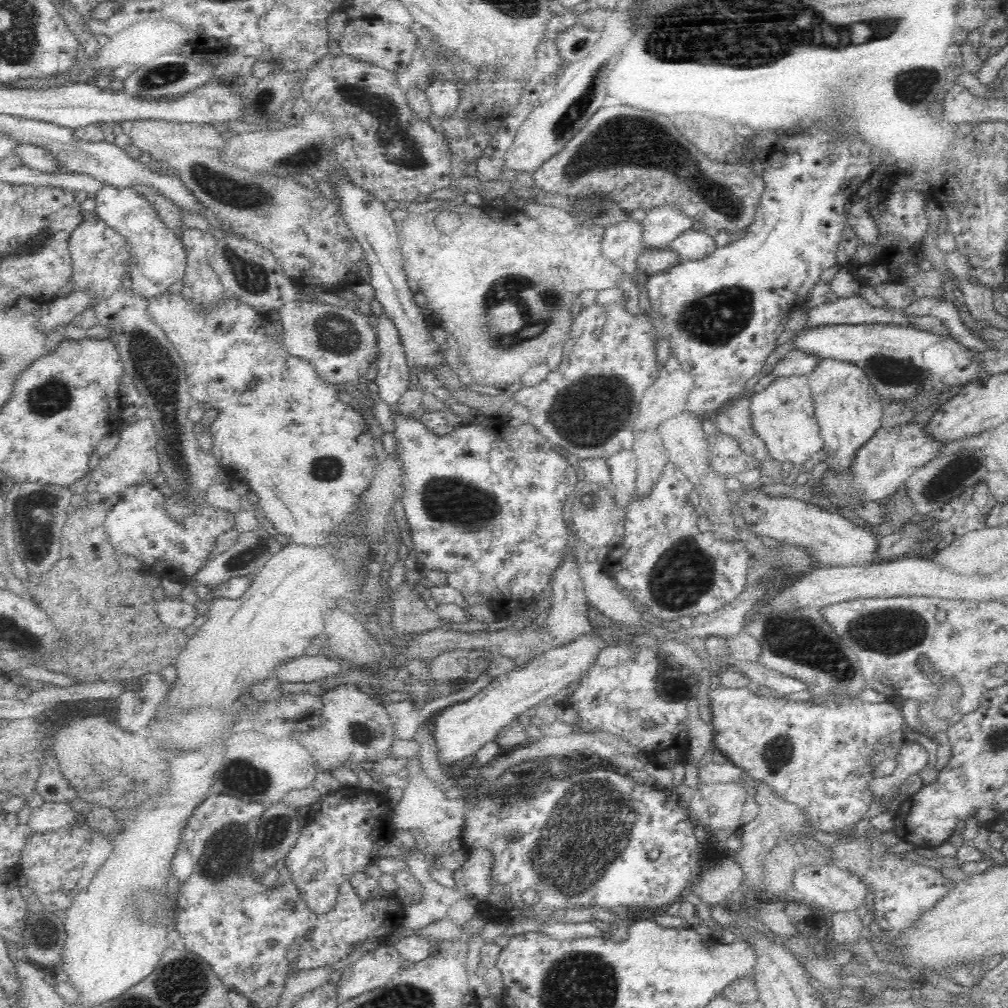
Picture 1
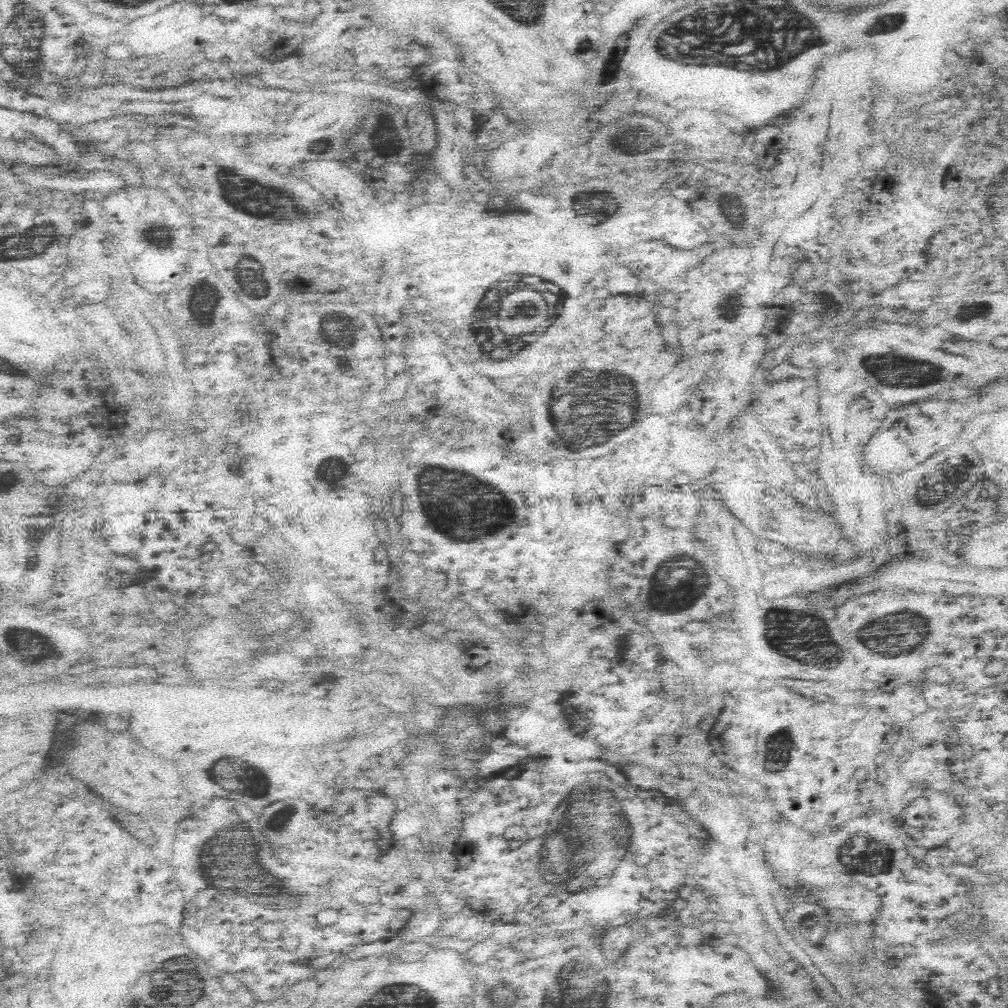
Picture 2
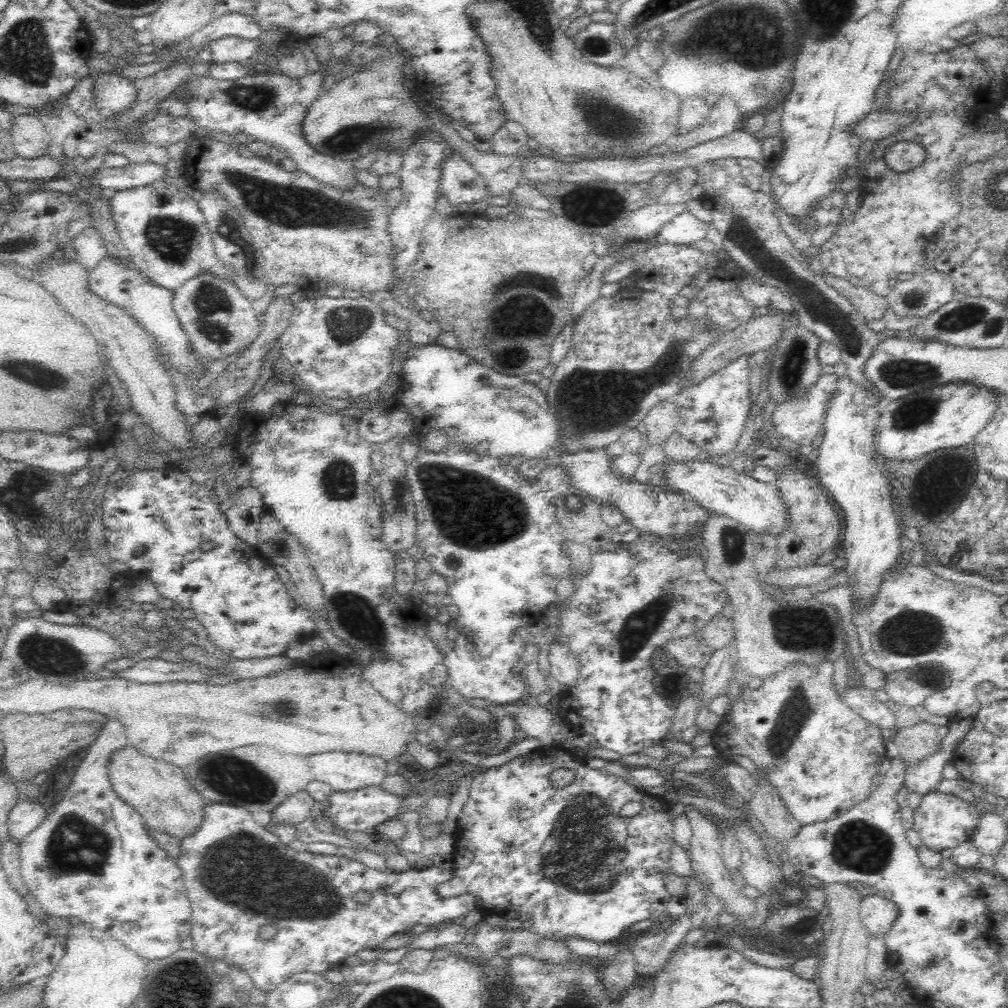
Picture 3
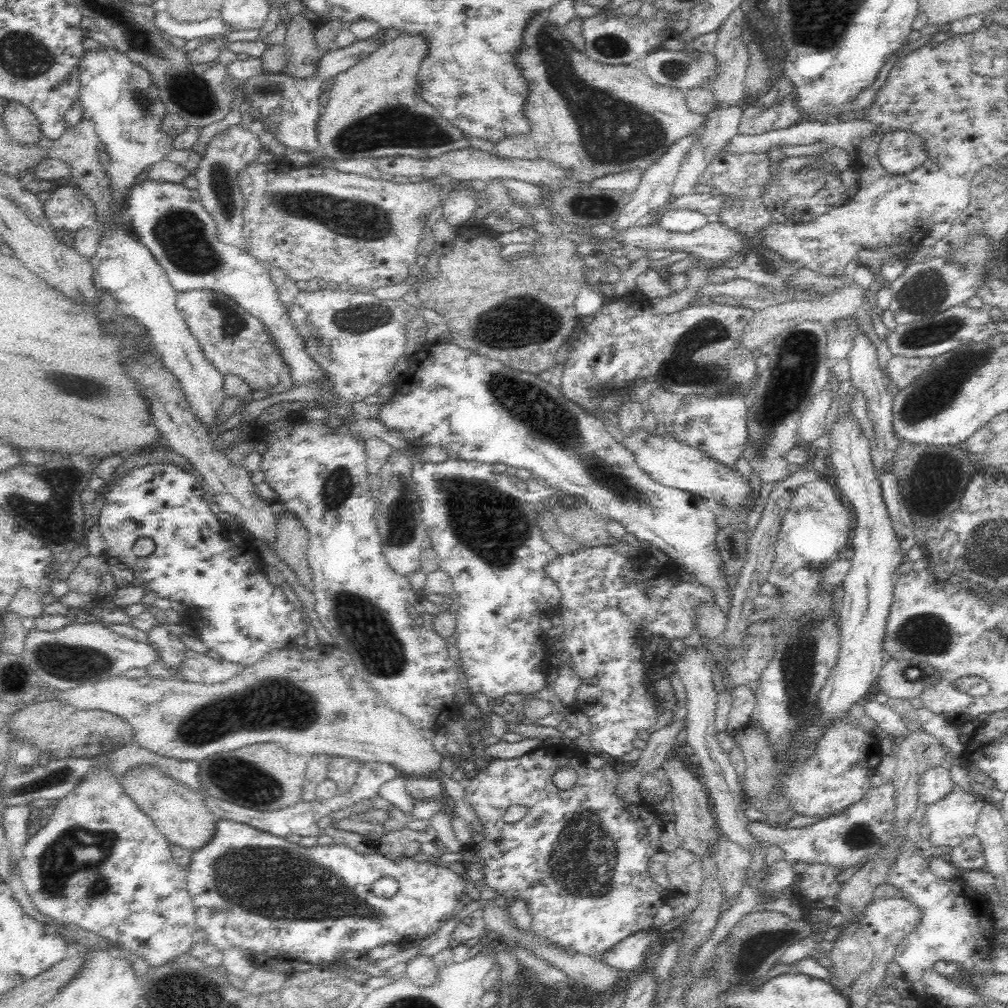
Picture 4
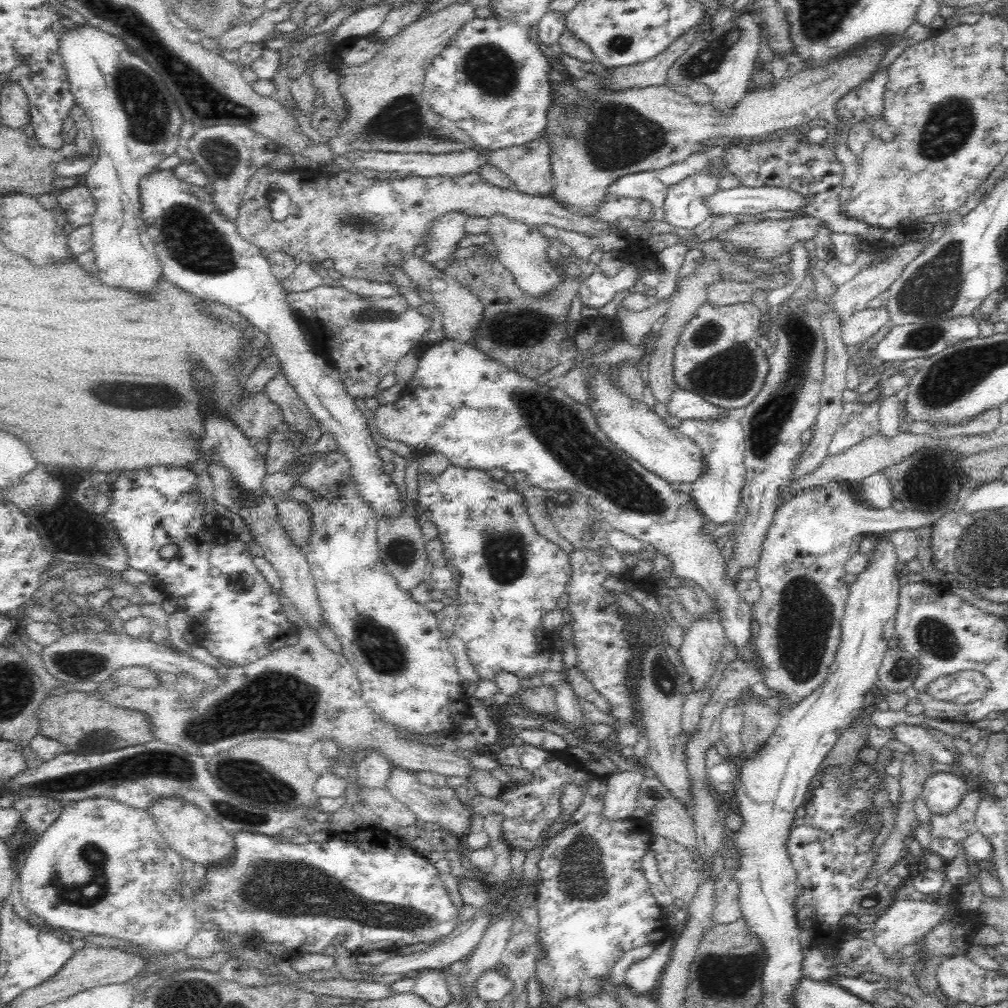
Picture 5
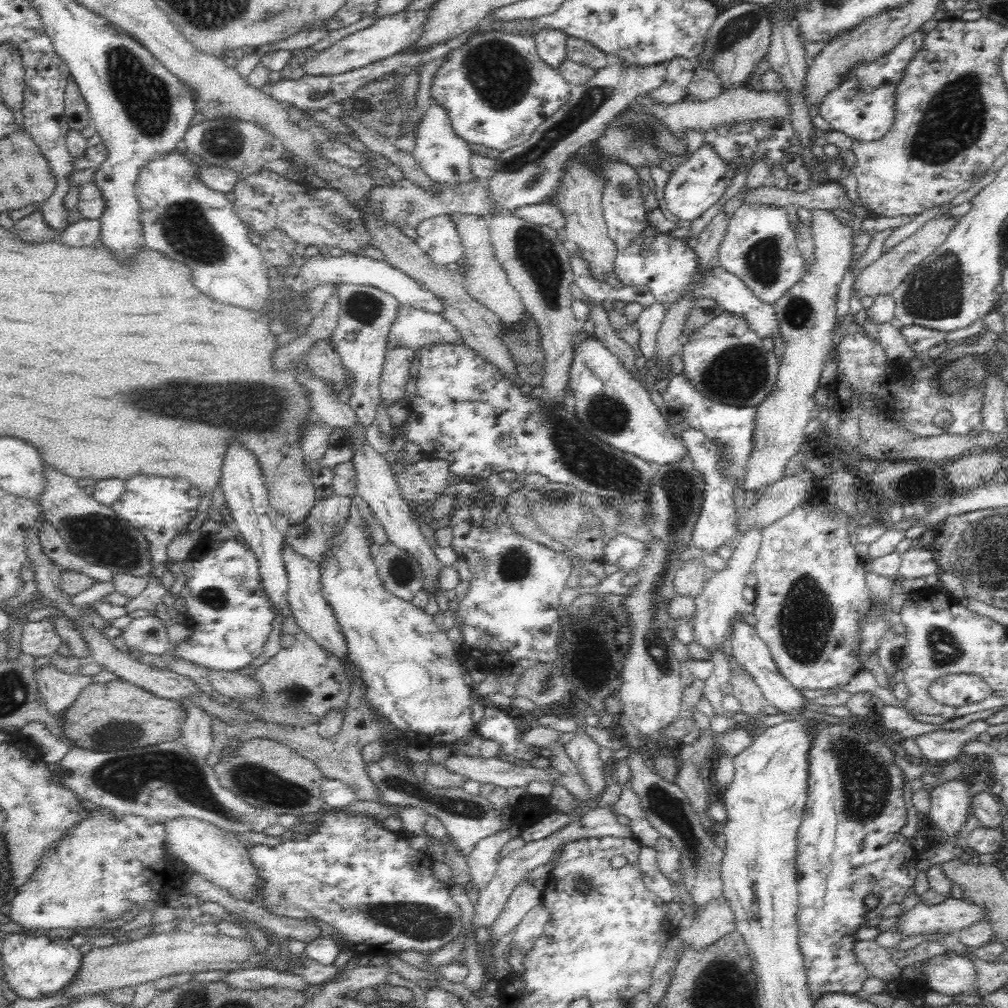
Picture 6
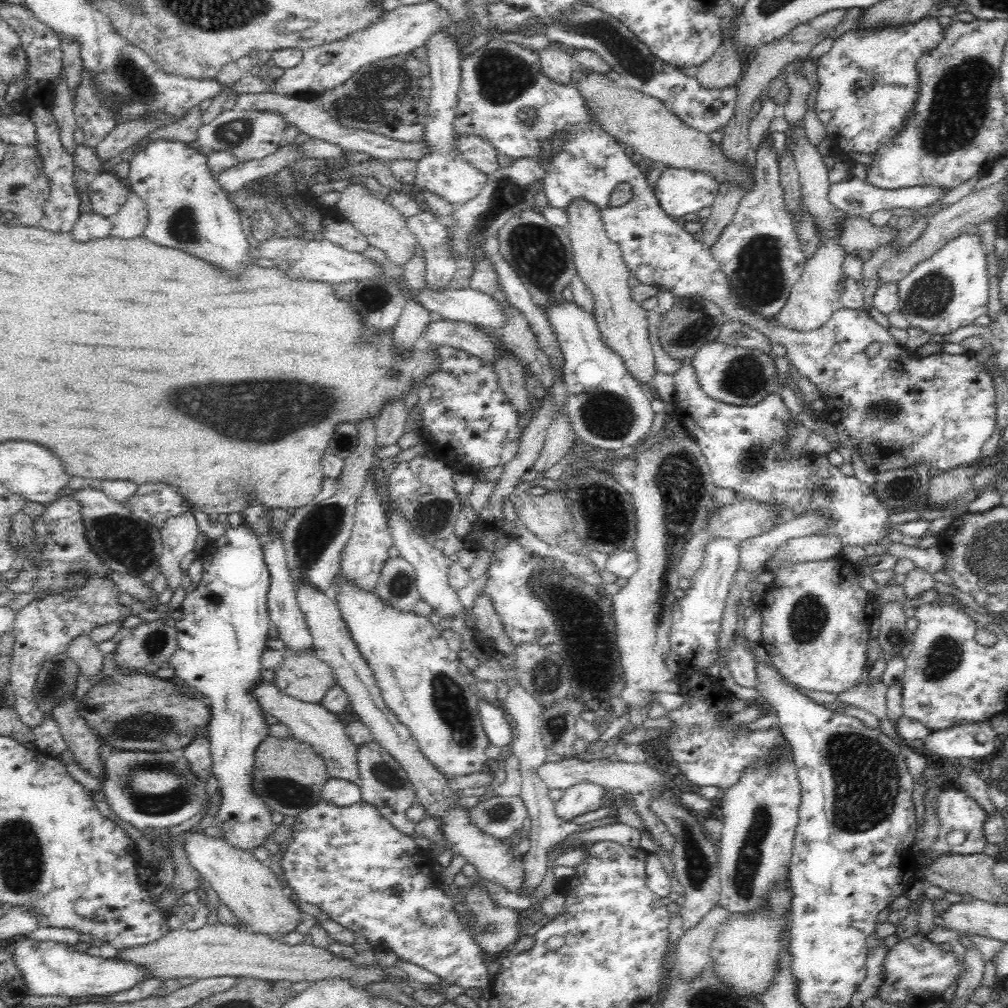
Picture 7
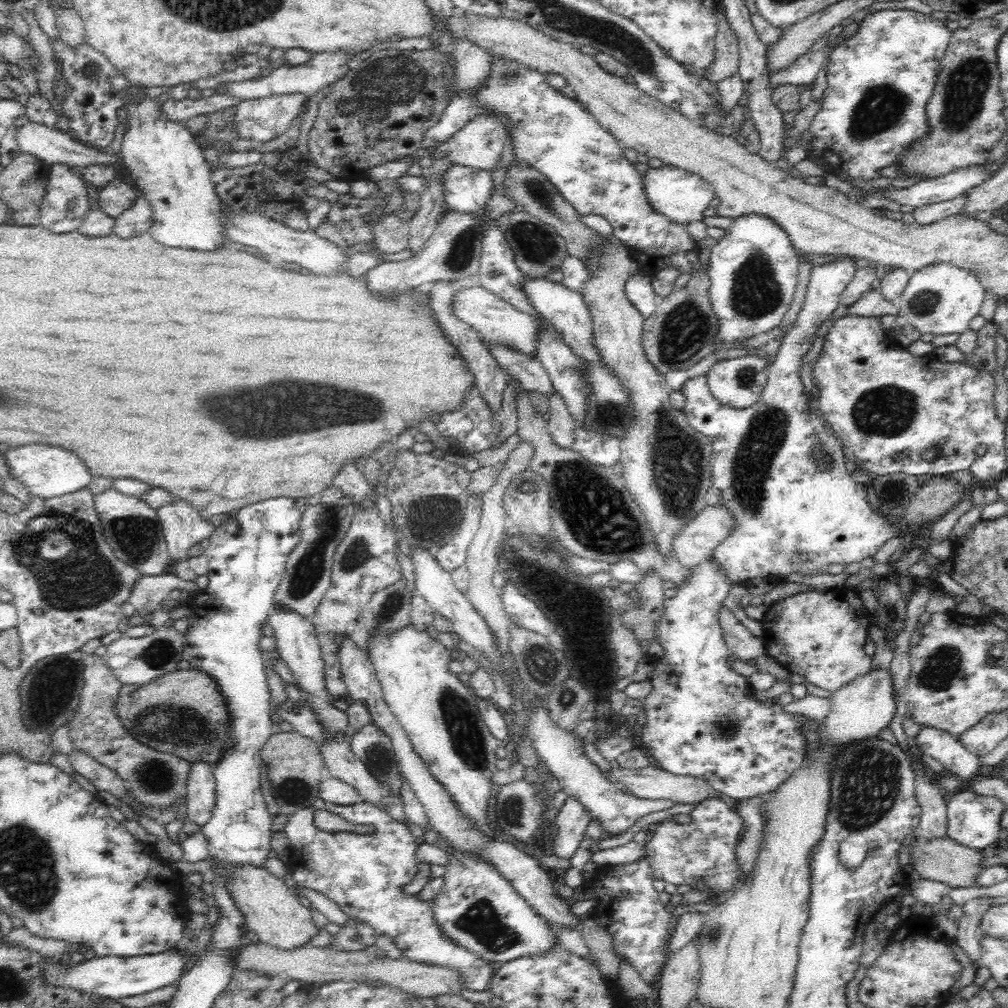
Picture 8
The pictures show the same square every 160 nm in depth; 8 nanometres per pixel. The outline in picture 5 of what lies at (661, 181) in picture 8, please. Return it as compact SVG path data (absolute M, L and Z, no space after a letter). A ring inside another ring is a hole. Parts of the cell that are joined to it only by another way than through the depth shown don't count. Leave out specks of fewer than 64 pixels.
M706 169L698 174L693 174L688 178L683 178L680 182L669 187L664 200L664 220L673 227L677 232L686 233L691 229L702 224L711 212L704 203L704 198L710 194L714 194L718 190L718 181L720 175L710 175Z

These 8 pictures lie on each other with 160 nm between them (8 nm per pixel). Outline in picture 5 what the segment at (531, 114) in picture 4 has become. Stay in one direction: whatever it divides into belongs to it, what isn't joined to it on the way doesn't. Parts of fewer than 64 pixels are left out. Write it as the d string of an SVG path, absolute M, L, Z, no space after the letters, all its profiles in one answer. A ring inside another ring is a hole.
M878 41L869 42L841 59L822 67L800 71L776 86L750 91L729 115L718 113L712 105L697 105L679 88L665 82L657 86L610 90L606 80L611 69L595 60L584 62L563 51L547 58L552 102L546 110L544 139L550 147L553 172L551 196L561 205L595 215L606 188L620 176L634 172L657 171L686 160L698 142L718 136L752 138L778 131L791 131L806 123L832 123L837 102L850 90L867 81L888 50Z

